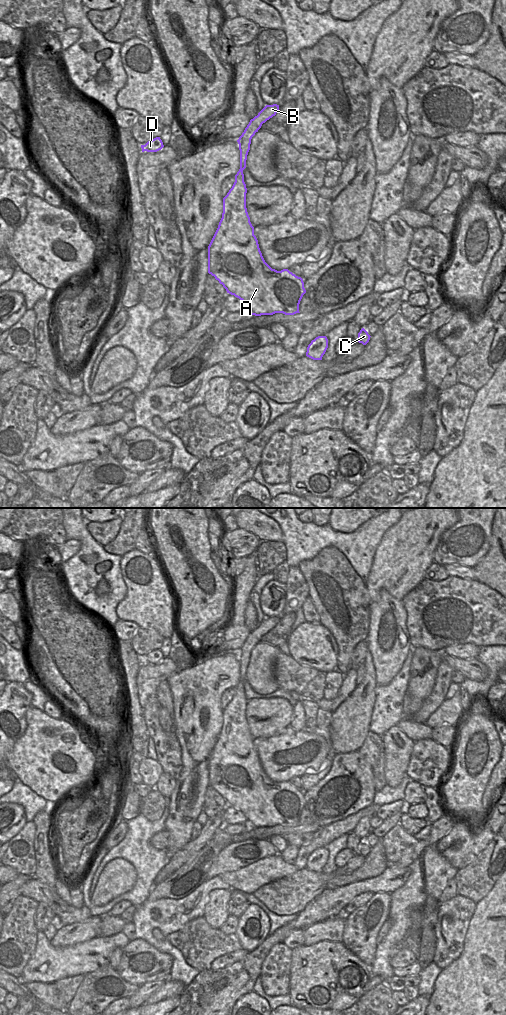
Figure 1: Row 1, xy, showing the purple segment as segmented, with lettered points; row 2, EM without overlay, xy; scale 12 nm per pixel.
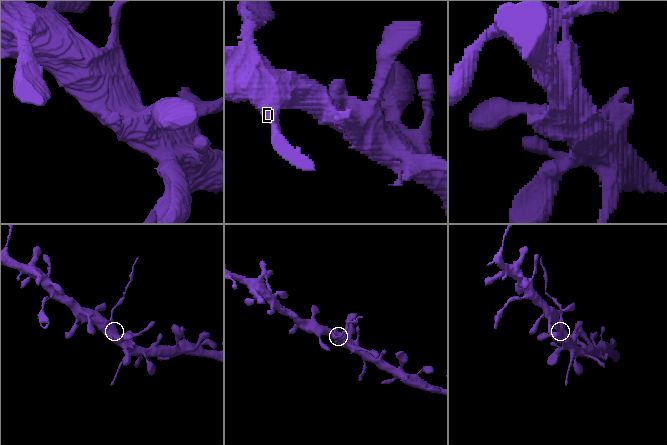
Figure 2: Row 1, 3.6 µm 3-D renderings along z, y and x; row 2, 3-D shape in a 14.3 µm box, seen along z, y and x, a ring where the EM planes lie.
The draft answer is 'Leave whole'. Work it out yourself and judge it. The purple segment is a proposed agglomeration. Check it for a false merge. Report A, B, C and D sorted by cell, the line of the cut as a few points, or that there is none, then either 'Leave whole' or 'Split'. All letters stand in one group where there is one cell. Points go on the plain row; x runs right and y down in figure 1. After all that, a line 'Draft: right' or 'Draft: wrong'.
Groups: A C D / B. Split along xy (250, 633), (252, 639), (259, 640). Split.
Draft: wrong

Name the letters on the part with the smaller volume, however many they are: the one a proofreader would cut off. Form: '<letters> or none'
B

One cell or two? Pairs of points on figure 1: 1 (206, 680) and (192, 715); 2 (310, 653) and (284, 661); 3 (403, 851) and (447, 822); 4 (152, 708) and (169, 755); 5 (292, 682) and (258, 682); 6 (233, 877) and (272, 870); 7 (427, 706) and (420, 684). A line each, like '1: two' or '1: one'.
1: one
2: two
3: one
4: one
5: two
6: one
7: two

